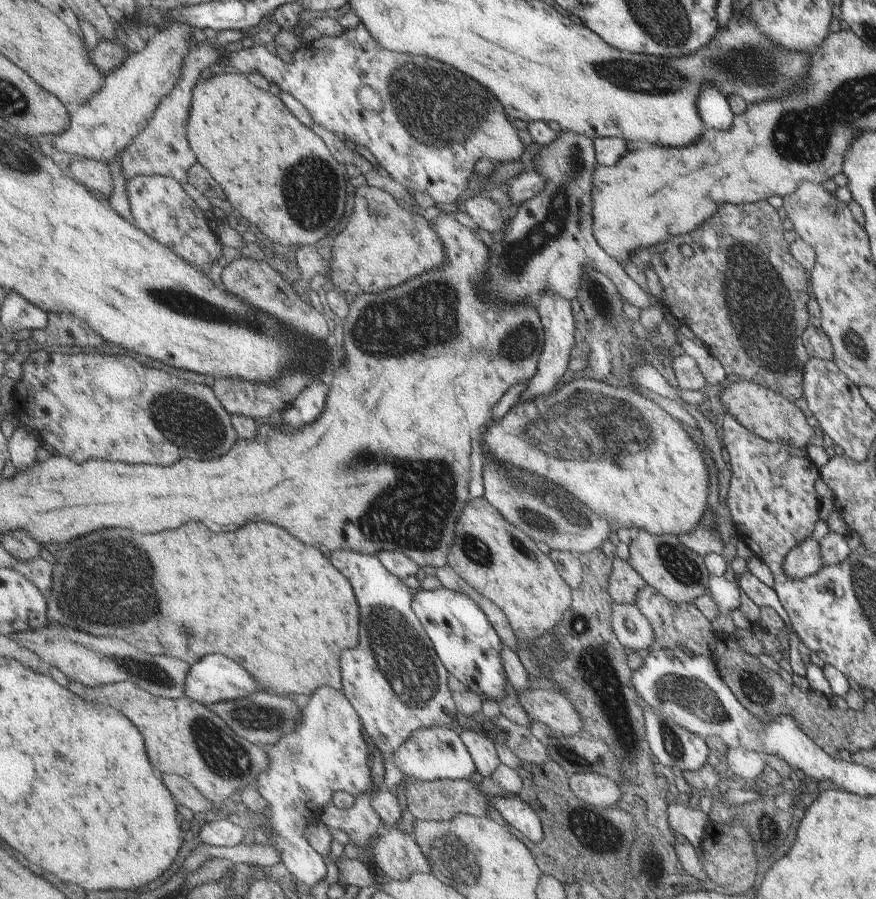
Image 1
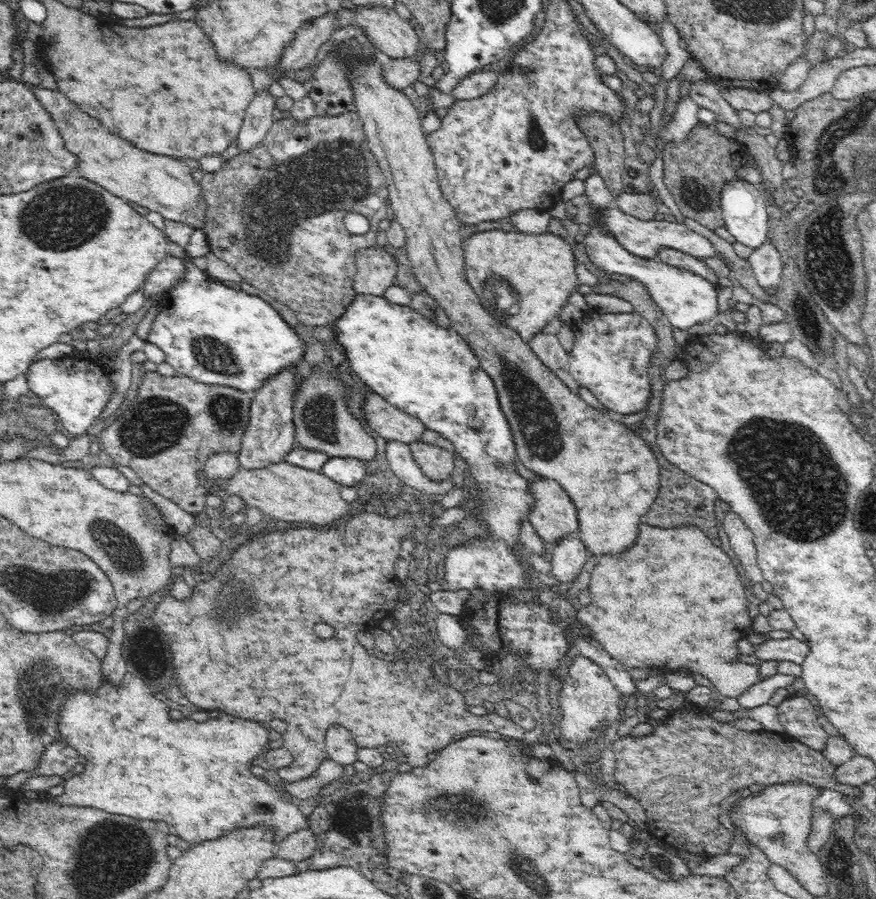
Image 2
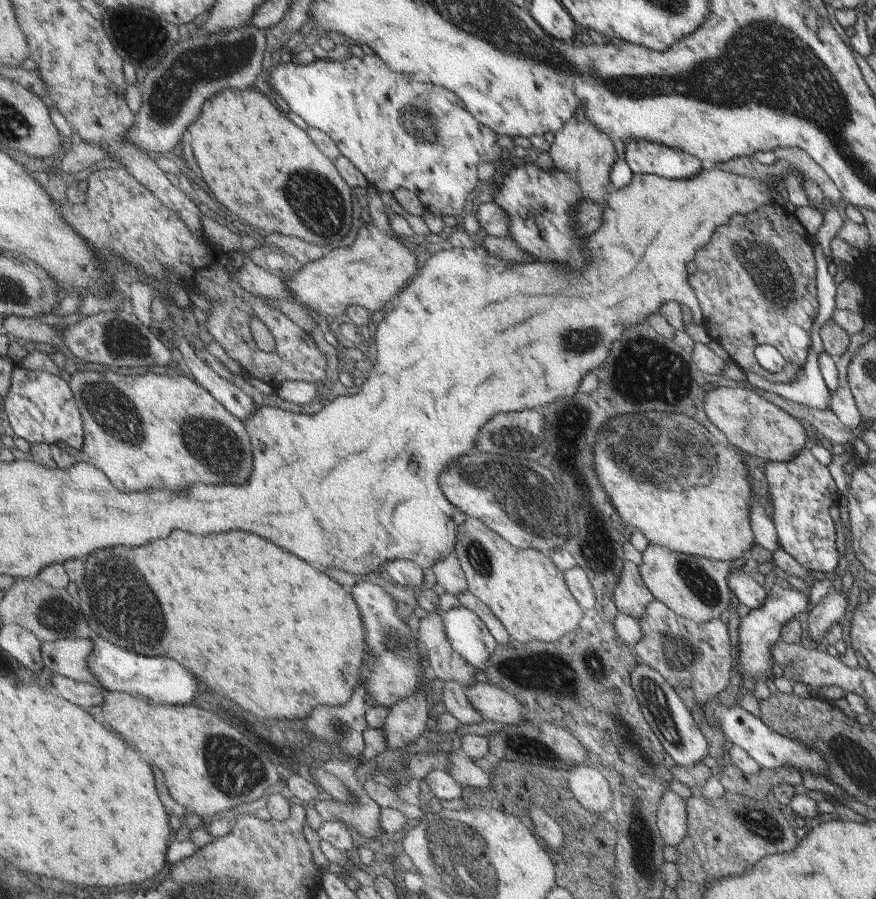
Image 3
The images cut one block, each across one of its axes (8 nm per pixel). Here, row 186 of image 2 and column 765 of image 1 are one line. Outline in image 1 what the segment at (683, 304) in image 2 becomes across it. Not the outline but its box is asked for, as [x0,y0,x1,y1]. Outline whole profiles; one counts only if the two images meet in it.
[737,571,793,631]

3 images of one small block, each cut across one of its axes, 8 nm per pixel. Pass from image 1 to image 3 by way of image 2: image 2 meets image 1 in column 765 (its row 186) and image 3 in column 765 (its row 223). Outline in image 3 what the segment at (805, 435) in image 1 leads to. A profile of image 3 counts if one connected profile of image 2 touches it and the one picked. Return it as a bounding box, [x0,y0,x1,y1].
[703,388,808,462]

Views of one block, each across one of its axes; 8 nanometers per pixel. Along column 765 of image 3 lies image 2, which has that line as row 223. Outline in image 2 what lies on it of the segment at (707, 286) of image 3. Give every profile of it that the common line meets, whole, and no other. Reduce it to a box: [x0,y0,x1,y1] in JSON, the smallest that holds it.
[201,110,387,325]

